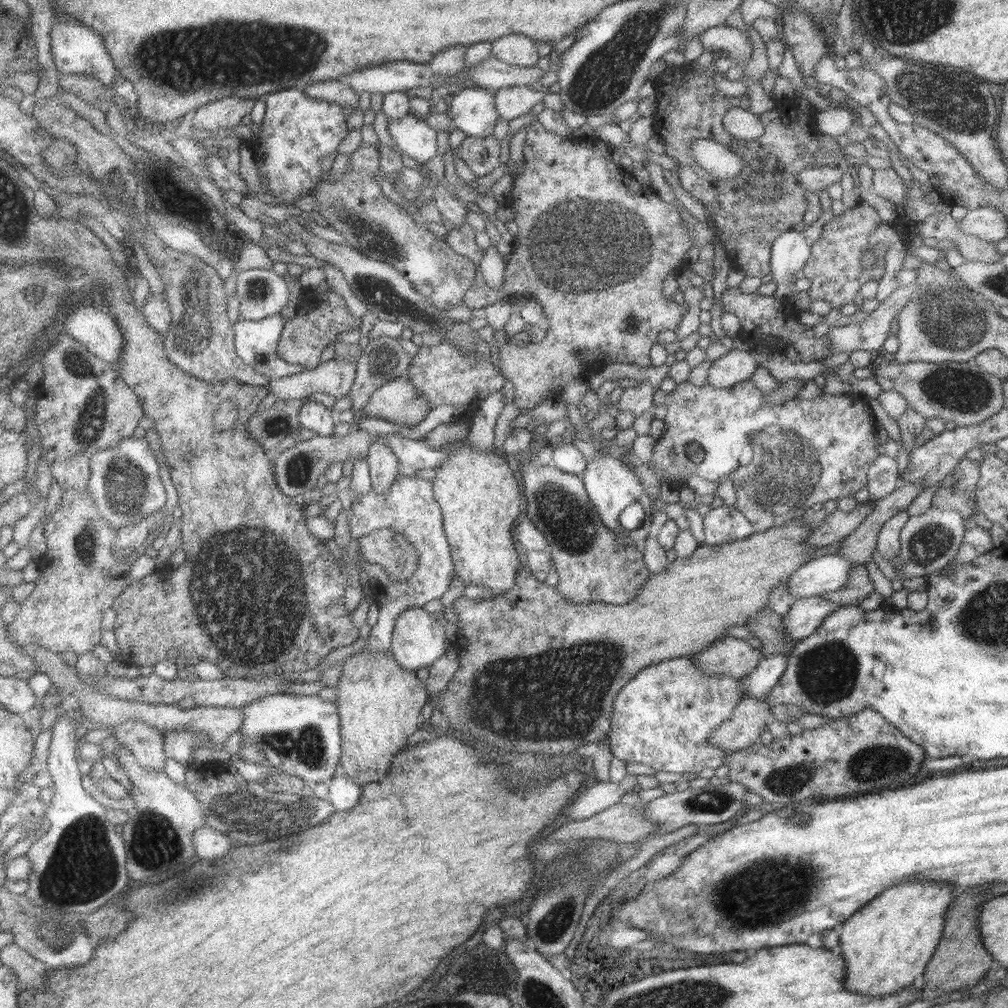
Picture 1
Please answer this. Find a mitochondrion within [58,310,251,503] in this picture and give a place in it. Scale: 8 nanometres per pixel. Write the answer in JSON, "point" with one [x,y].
{"point":[91,424]}

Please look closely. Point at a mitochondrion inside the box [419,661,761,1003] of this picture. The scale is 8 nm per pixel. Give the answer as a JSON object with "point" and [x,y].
{"point":[552,924]}

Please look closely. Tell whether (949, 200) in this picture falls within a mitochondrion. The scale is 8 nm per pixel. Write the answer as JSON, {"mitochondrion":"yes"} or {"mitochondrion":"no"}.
{"mitochondrion":"no"}

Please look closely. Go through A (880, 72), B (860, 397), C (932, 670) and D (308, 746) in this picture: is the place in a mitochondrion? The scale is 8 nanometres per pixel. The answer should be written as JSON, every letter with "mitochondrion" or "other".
{"A":"other","B":"other","C":"other","D":"mitochondrion"}

